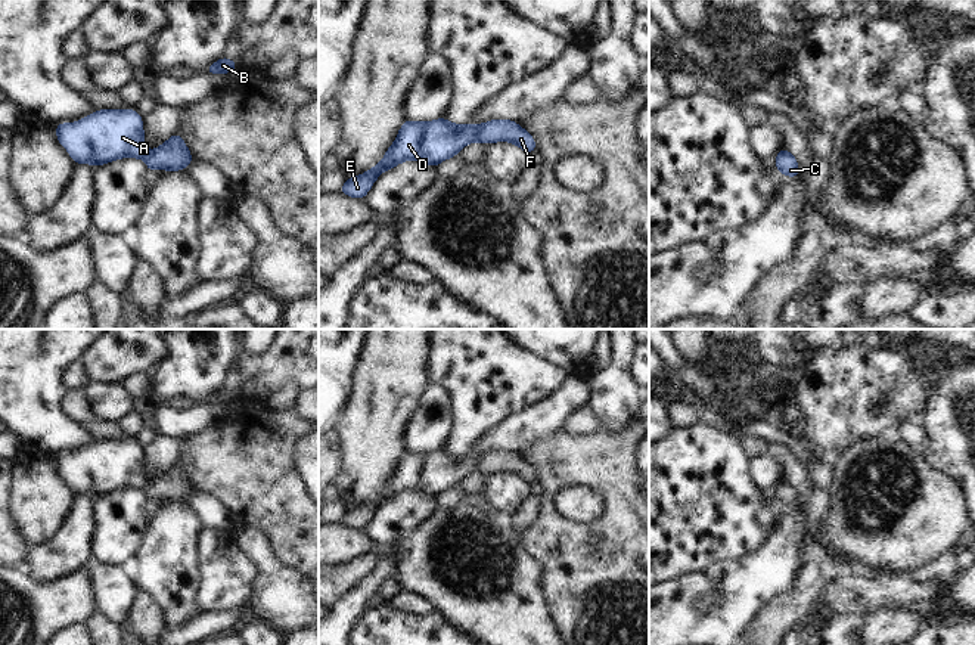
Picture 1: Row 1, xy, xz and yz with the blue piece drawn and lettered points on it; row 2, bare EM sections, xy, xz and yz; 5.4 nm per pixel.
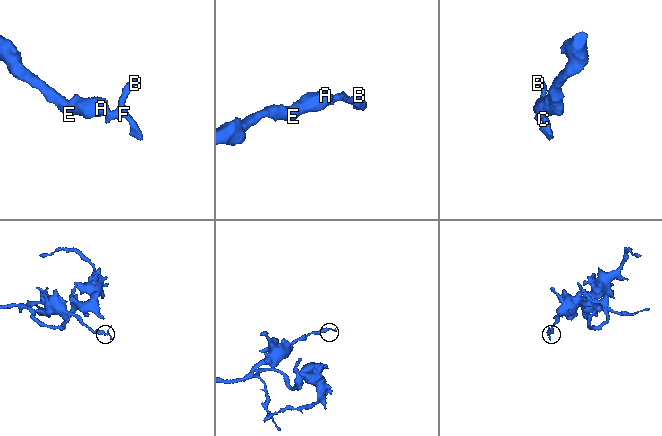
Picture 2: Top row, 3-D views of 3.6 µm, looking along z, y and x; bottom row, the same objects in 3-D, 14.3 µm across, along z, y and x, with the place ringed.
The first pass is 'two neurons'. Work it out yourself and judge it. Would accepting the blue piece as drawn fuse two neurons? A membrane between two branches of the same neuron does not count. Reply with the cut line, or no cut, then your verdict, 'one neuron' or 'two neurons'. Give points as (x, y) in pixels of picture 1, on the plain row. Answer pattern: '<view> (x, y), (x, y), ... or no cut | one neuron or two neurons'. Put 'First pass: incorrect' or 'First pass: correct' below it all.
xz (478, 456), (474, 470) | two neurons
First pass: correct

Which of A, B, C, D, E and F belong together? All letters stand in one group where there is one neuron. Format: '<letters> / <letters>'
A D E / B C F

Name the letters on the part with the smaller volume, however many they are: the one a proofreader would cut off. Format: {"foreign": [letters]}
{"foreign": ["B", "C", "F"]}

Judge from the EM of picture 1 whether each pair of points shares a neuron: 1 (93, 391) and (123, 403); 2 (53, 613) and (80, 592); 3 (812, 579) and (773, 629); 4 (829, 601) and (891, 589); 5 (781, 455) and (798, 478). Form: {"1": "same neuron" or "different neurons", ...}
{"1": "same neuron", "2": "same neuron", "3": "same neuron", "4": "same neuron", "5": "same neuron"}

